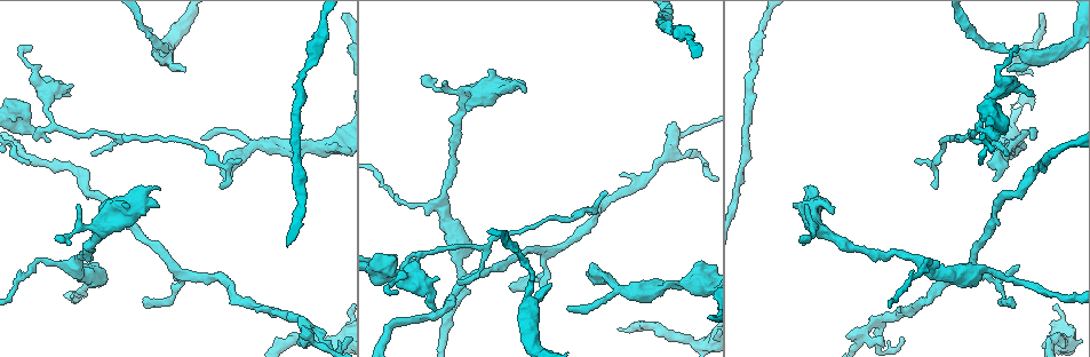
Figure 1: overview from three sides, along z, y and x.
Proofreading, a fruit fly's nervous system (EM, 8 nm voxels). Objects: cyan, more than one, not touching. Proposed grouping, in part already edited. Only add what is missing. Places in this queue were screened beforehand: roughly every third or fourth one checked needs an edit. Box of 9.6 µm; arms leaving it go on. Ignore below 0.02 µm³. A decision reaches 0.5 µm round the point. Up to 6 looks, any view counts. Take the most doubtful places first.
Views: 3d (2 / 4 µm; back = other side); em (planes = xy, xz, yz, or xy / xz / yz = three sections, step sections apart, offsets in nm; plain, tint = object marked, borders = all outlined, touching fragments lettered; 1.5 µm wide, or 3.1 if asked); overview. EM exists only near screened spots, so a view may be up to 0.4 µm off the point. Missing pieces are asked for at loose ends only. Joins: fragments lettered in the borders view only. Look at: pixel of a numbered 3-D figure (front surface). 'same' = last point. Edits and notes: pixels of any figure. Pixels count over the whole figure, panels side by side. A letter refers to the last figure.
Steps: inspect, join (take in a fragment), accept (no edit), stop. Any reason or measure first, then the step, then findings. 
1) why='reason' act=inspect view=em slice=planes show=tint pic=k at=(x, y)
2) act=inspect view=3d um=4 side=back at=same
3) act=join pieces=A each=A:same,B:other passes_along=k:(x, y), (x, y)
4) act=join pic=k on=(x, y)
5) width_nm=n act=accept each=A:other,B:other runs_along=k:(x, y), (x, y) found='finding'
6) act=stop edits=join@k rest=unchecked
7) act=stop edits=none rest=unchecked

why='free end' act=inspect view=3d um=4 pic=1 at=(993, 180)

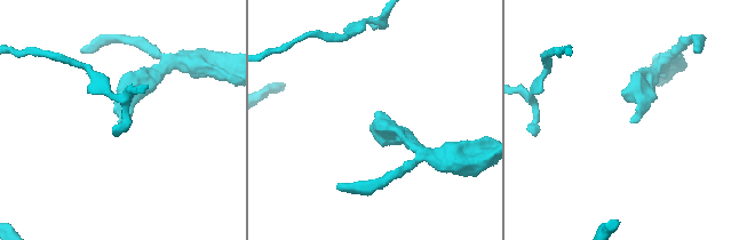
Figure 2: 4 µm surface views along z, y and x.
why='shape alone is not enough' act=inspect view=em slice=yz step=8 show=borders pic=2 at=(118, 122)

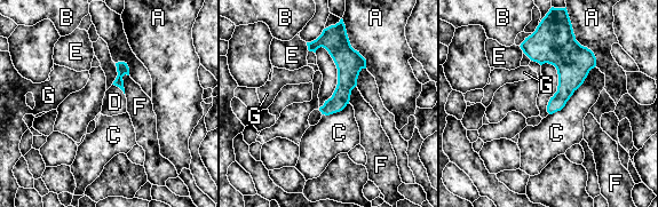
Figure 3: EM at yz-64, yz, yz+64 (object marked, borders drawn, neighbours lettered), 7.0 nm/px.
act=join pieces=D each=A:other,B:other,C:other,D:same,E:other,F:other,G:other passes_along=3:(123, 69), (119, 87), (115, 102) found='the neuron continues'

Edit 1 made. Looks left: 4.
why='free end' act=inspect view=em slice=yz step=8 show=borders pic=1 at=(1008, 71)

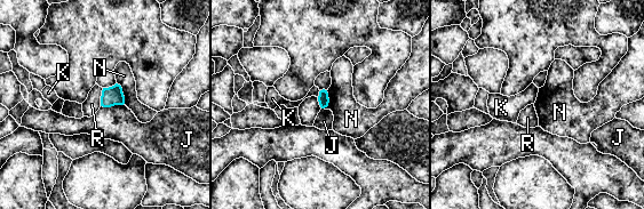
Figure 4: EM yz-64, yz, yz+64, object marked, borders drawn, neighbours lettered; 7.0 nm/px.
act=accept each=J:other,K:other,N:other,R:other border=4:(103, 88), (100, 105) found='no lettered fragment goes on from it'

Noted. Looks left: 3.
why='free end' act=inspect view=3d um=4 pic=1 at=(1034, 96)

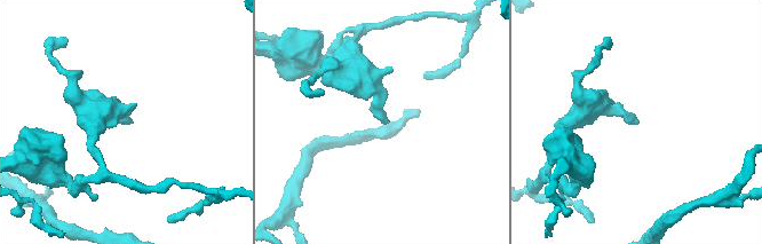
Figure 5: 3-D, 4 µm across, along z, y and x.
act=inspect view=em um=3.1 slice=planes show=borders pic=5 at=(387, 121)

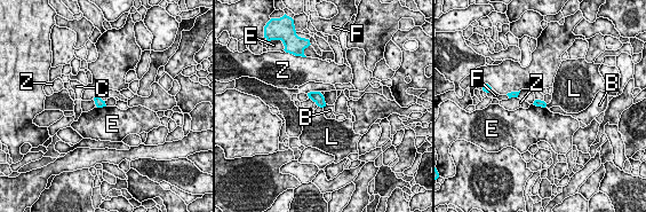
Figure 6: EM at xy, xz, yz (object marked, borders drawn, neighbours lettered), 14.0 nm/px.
act=accept each=B:other,C:other,E:other,F:other,L:other,Z:other border=6:(533, 103), (545, 107) found='no lettered fragment goes on from it'

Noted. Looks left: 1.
act=stop edits=join@3 rest=unchecked

